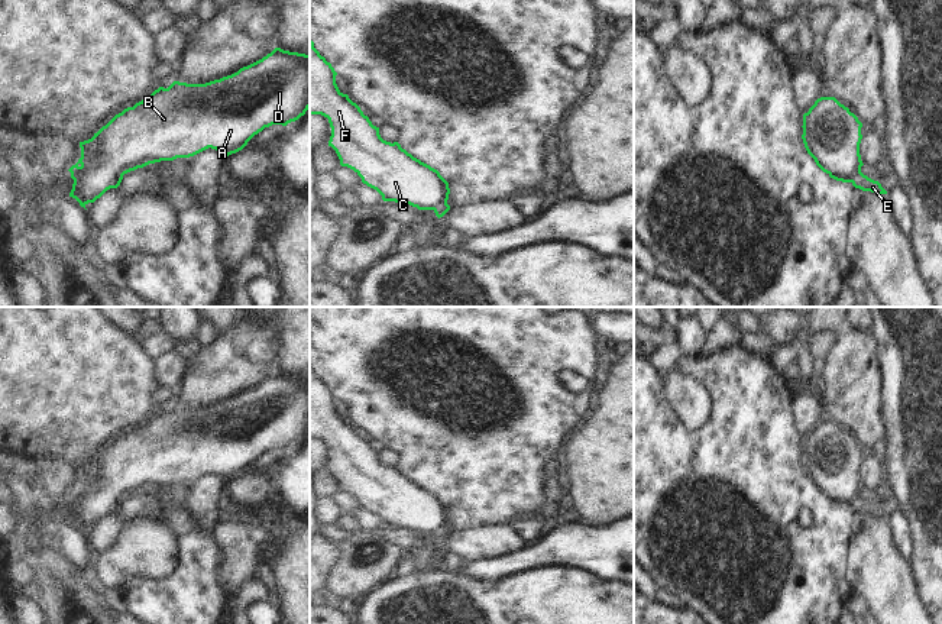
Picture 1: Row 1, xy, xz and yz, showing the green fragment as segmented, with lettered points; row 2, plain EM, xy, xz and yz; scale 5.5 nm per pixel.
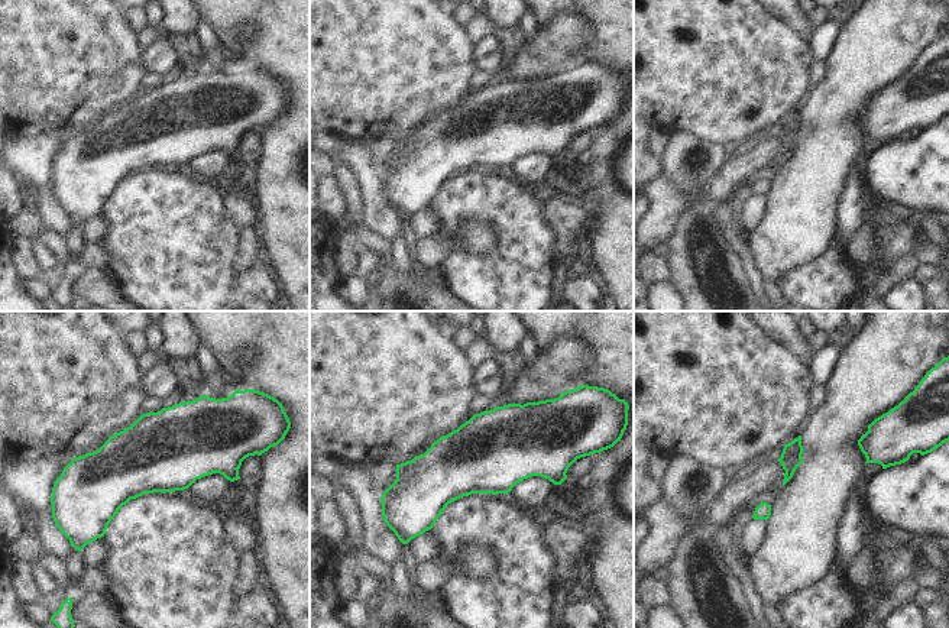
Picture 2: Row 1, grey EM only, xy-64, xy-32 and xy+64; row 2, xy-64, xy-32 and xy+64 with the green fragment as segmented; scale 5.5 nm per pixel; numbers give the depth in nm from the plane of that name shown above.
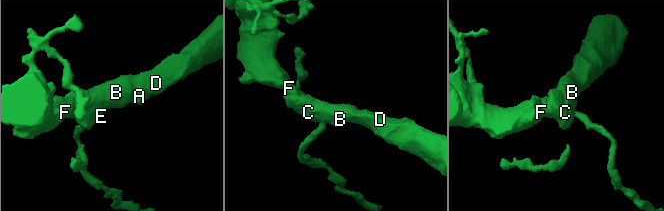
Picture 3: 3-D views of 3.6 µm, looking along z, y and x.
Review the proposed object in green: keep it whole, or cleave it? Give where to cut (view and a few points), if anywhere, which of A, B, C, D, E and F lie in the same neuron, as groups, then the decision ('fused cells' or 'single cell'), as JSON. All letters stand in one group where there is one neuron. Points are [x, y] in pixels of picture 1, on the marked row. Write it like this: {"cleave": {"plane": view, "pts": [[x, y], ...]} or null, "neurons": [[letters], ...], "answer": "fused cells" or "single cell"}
{"cleave": {"plane": "xz", "pts": [[446, 201], [440, 201], [431, 209]]}, "neurons": [["A", "B", "C", "D", "F"], ["E"]], "answer": "fused cells"}

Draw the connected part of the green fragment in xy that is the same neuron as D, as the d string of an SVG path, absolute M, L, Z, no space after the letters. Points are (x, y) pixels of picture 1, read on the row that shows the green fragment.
M275 48L237 72L205 84L174 81L148 98L116 114L88 140L80 142L81 158L68 171L74 180L69 197L85 208L117 177L161 161L190 158L208 148L232 155L272 125L287 126L310 109L310 55Z

